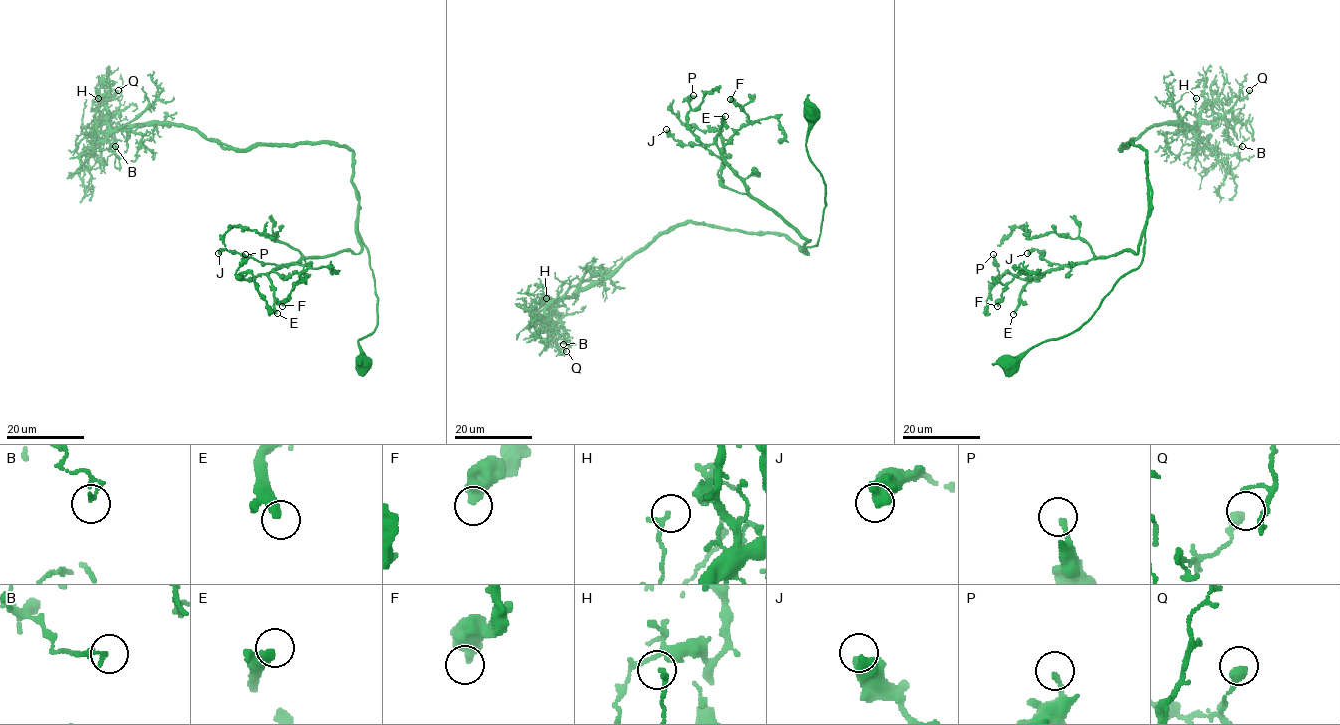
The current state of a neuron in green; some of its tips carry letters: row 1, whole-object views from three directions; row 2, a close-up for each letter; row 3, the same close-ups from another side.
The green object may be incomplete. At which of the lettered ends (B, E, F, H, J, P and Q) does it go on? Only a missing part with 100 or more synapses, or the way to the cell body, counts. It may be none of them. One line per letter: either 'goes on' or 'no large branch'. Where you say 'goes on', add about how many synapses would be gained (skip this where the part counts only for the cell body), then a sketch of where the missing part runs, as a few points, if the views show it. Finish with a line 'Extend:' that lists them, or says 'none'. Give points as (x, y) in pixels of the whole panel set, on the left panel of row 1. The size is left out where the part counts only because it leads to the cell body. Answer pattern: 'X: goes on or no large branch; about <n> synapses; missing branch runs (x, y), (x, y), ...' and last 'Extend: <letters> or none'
B: no large branch
E: goes on; about 200 synapses; missing branch runs (277, 313), (284, 316), (293, 330), (312, 338), (326, 338), (338, 323), (340, 301)
F: no large branch
H: no large branch
J: no large branch
P: no large branch
Q: no large branch
Extend: E

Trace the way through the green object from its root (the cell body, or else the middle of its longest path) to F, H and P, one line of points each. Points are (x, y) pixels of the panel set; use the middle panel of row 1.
F: (811, 113), (806, 150), (826, 206), (817, 244), (807, 247), (724, 157), (748, 119), (730, 99)
H: (811, 113), (806, 150), (826, 190), (815, 246), (684, 221), (601, 279), (546, 298)
P: (811, 113), (806, 150), (826, 206), (817, 244), (807, 247), (692, 131), (684, 101), (693, 95)

